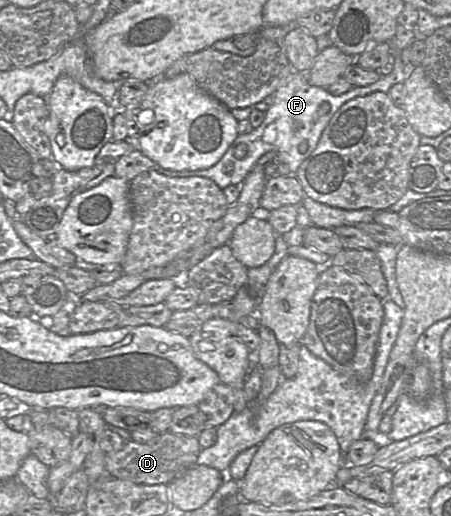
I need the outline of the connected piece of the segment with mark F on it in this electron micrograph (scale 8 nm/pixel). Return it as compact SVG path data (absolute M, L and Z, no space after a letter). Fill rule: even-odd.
M400 52L395 55L395 64L393 70L388 75L383 75L375 83L364 87L353 87L350 91L339 95L331 95L327 89L312 86L307 80L307 73L293 71L283 86L278 88L275 94L274 103L265 112L265 118L262 124L253 129L250 133L239 134L232 145L227 149L221 160L214 166L202 170L182 170L174 171L165 169L155 165L155 169L165 176L169 177L204 177L213 180L219 188L224 190L229 185L240 186L250 170L256 165L257 160L264 154L275 151L278 155L280 164L286 164L290 173L293 175L299 166L305 161L315 150L321 138L321 135L335 113L348 101L369 95L374 92L388 93L392 86L403 83L410 75L414 67L407 67L400 56ZM323 103L330 105L328 113L318 116L318 110ZM244 143L247 146L247 154L243 159L237 159L234 156L235 148L238 144ZM227 166L233 166L230 175L225 173Z

